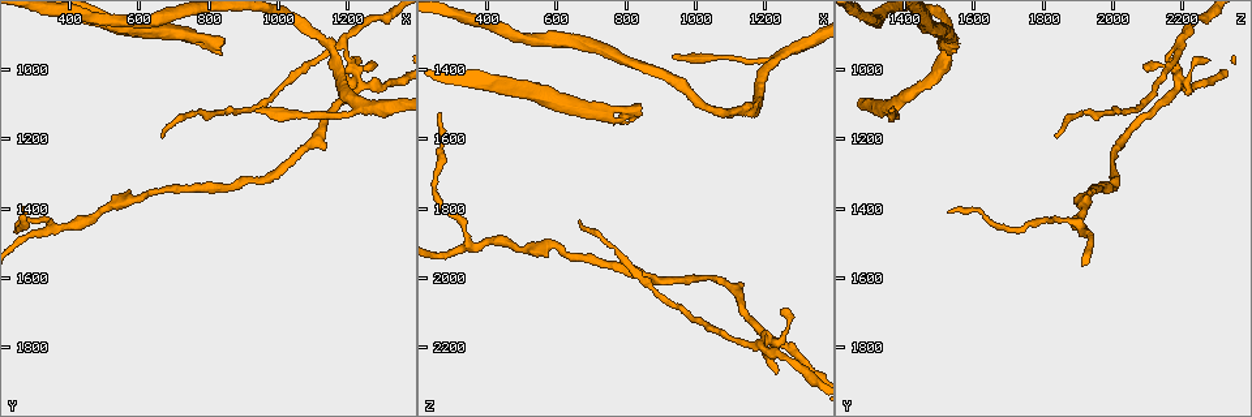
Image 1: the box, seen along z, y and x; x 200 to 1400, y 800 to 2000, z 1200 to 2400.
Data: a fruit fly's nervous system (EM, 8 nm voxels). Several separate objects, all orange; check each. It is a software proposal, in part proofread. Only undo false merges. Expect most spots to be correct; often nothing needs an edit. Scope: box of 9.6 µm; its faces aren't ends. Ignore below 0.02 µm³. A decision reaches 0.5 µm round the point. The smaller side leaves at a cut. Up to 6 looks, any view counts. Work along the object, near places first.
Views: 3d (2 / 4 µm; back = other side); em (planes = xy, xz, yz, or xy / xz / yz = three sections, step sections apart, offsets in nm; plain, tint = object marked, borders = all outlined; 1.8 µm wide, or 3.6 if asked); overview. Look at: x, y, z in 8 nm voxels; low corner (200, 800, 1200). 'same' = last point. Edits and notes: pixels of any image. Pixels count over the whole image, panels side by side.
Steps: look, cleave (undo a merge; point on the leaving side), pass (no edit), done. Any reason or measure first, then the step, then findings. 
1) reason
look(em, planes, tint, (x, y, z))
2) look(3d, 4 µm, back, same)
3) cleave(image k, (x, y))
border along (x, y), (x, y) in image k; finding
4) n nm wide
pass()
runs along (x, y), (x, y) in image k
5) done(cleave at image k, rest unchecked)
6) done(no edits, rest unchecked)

abrupt turn
look(em, yz, step 4, tint, (1220, 1100, 1390))

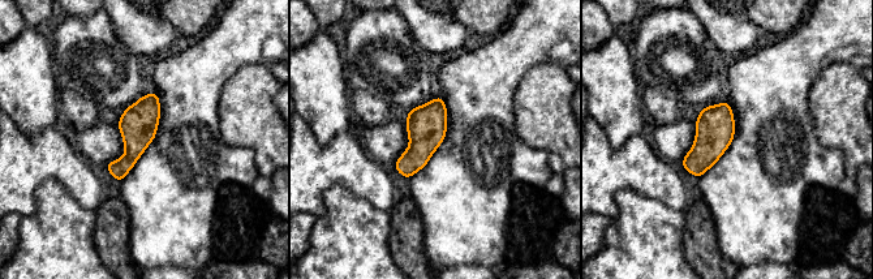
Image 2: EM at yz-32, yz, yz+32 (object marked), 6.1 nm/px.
look(em, planes, tint, same)

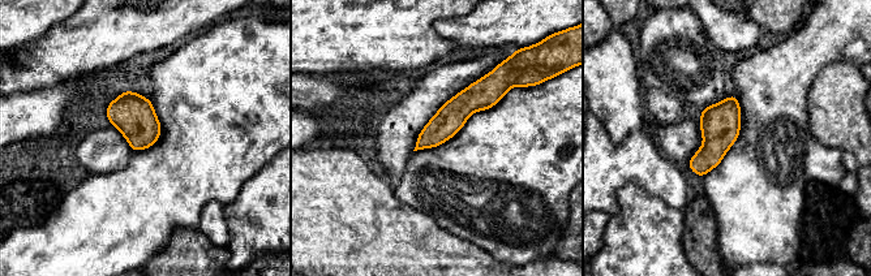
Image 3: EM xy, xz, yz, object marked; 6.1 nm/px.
pass()
runs along (487, 78), (419, 146) in image 3; continuous, no second neuron

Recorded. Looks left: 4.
two arms in line, one across
look(em, planes, tint, (1230, 1050, 2190))

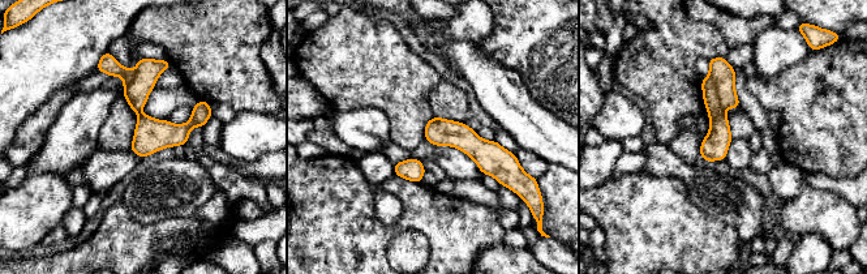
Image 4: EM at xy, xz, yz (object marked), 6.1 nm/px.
cleave(image 4, (724, 75))
border along (709, 73), (722, 111) in image 4; a second neuron is stuck on

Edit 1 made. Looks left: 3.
look(overview)

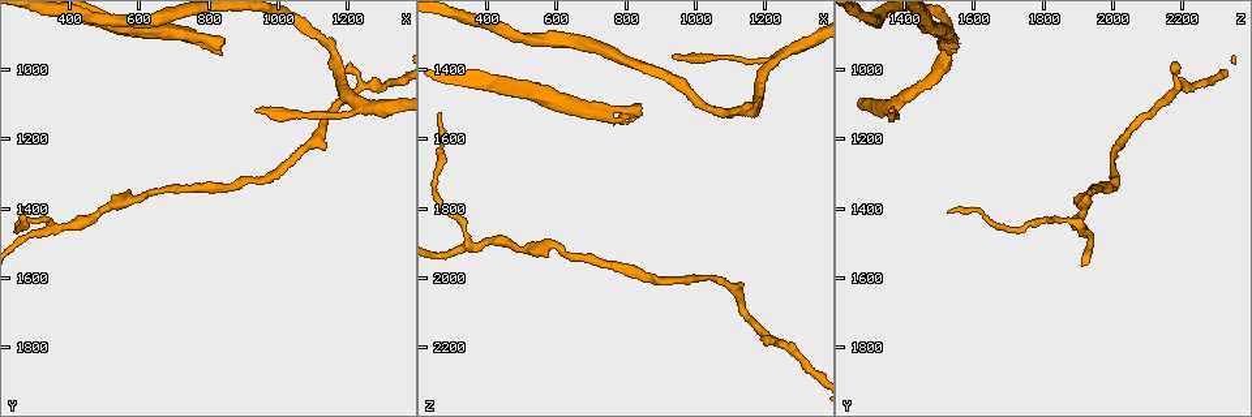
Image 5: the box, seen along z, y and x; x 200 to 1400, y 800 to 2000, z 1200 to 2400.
side arm on a straight run
look(em, 3.6 µm, planes, tint, (350, 1450, 1900))

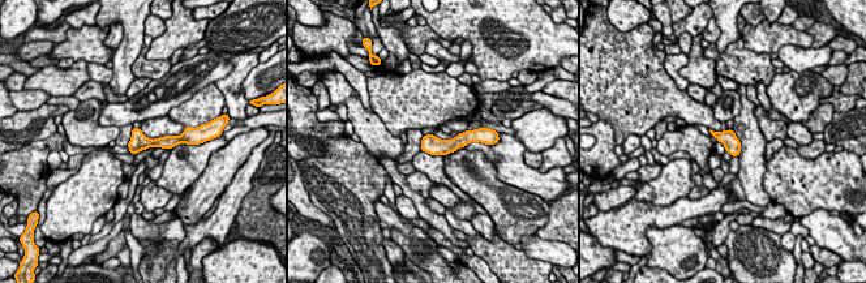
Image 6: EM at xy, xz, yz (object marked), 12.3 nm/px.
pass()
runs along (470, 133), (449, 146), (424, 148) in image 6; continuous, no second neuron

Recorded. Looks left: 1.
done(cleave at image 4, rest unchecked)

